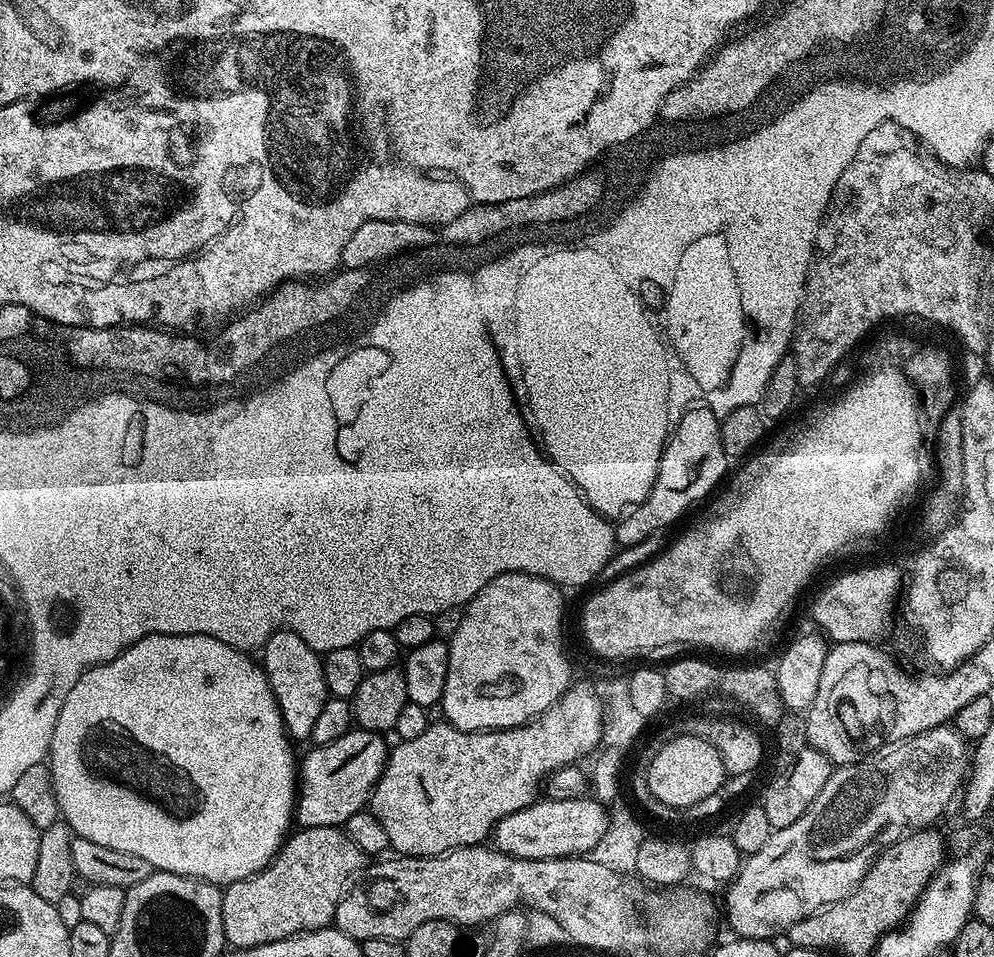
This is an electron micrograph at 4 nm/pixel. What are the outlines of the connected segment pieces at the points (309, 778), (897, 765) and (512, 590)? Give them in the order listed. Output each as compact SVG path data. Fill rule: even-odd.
M356 726L352 731L342 734L329 744L317 744L309 747L309 752L302 756L298 764L298 795L296 797L296 810L294 820L300 828L335 828L344 825L350 814L365 811L369 803L372 788L379 782L384 772L384 764L388 760L390 744L379 732L365 732Z
M948 724L931 728L922 734L910 737L908 740L899 741L873 755L864 757L862 760L855 760L852 764L837 767L833 771L830 782L826 782L826 786L822 786L822 794L818 794L818 798L814 798L814 802L810 802L810 810L806 810L806 814L802 814L802 818L798 818L798 822L790 822L790 826L775 829L772 837L766 841L766 846L762 846L762 850L758 850L753 856L747 857L741 863L740 873L737 874L736 879L727 885L728 893L724 896L724 912L728 915L729 926L736 931L733 933L737 937L746 940L766 940L775 937L775 932L783 933L790 925L797 924L800 920L814 915L815 912L819 912L820 909L826 908L830 904L836 904L840 900L844 900L860 885L862 878L872 868L872 863L876 861L876 857L885 848L892 844L897 844L901 838L909 835L913 830L924 830L929 826L935 825L932 823L947 810L948 803L952 799L952 803L957 799L969 771L969 741L965 740L958 729Z
M507 572L494 578L466 605L462 612L464 617L457 622L448 640L450 666L446 670L446 690L439 703L447 723L467 732L517 728L535 720L568 691L573 677L564 653L563 594L551 580L541 576Z

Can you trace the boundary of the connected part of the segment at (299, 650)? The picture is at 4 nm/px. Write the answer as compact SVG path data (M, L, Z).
M278 630L265 642L262 655L262 667L270 682L270 690L280 707L284 728L293 741L307 741L312 735L318 714L322 714L322 706L326 706L330 699L321 653L306 646L306 642L302 642L298 634Z

